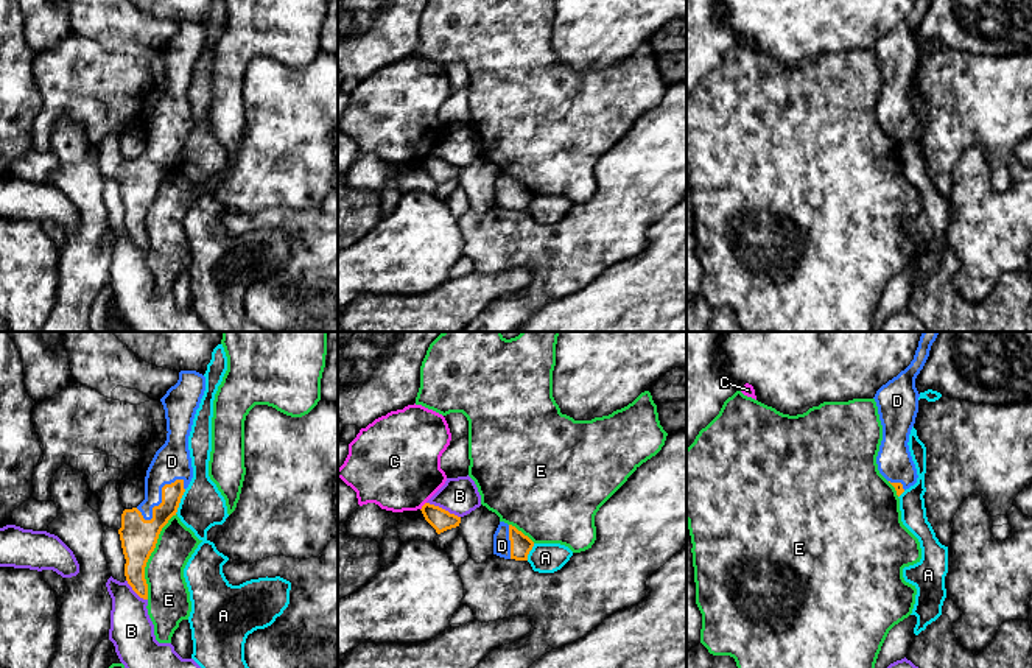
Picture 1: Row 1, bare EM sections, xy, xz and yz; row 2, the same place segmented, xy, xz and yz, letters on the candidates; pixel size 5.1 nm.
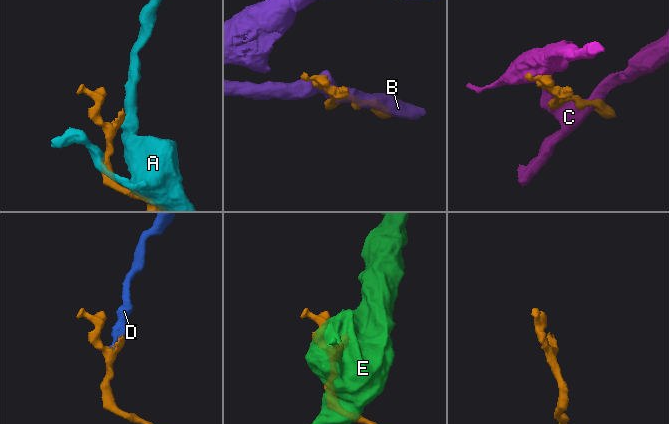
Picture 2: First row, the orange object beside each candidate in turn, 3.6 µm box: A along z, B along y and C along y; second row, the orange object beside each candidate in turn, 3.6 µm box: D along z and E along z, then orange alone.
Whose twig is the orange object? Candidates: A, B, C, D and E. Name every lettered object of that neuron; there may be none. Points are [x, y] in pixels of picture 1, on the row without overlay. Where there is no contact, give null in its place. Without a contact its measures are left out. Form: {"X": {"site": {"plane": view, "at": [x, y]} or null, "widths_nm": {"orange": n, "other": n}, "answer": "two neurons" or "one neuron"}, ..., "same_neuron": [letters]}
{"A": {"site": {"plane": "xy", "at": [179, 153]}, "widths_nm": {"orange": 150, "other": 220}, "answer": "two neurons"}, "B": {"site": {"plane": "xz", "at": [444, 161]}, "widths_nm": {"orange": 110, "other": 190}, "answer": "two neurons"}, "C": {"site": {"plane": "xz", "at": [422, 158]}, "widths_nm": {"orange": 110, "other": 440}, "answer": "two neurons"}, "D": {"site": {"plane": "xy", "at": [162, 148]}, "widths_nm": {"orange": 190, "other": 190}, "answer": "one neuron"}, "E": {"site": {"plane": "xy", "at": [150, 206]}, "widths_nm": {"orange": 190, "other": 220}, "answer": "two neurons"}, "same_neuron": ["D"]}

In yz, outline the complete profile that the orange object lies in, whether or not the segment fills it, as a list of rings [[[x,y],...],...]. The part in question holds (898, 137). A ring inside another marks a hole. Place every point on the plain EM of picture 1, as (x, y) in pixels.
[[[917,0],[911,16],[883,36],[873,48],[883,76],[876,115],[898,148],[918,129],[907,93],[918,64],[920,45],[915,39],[915,30],[923,20],[929,2]]]

